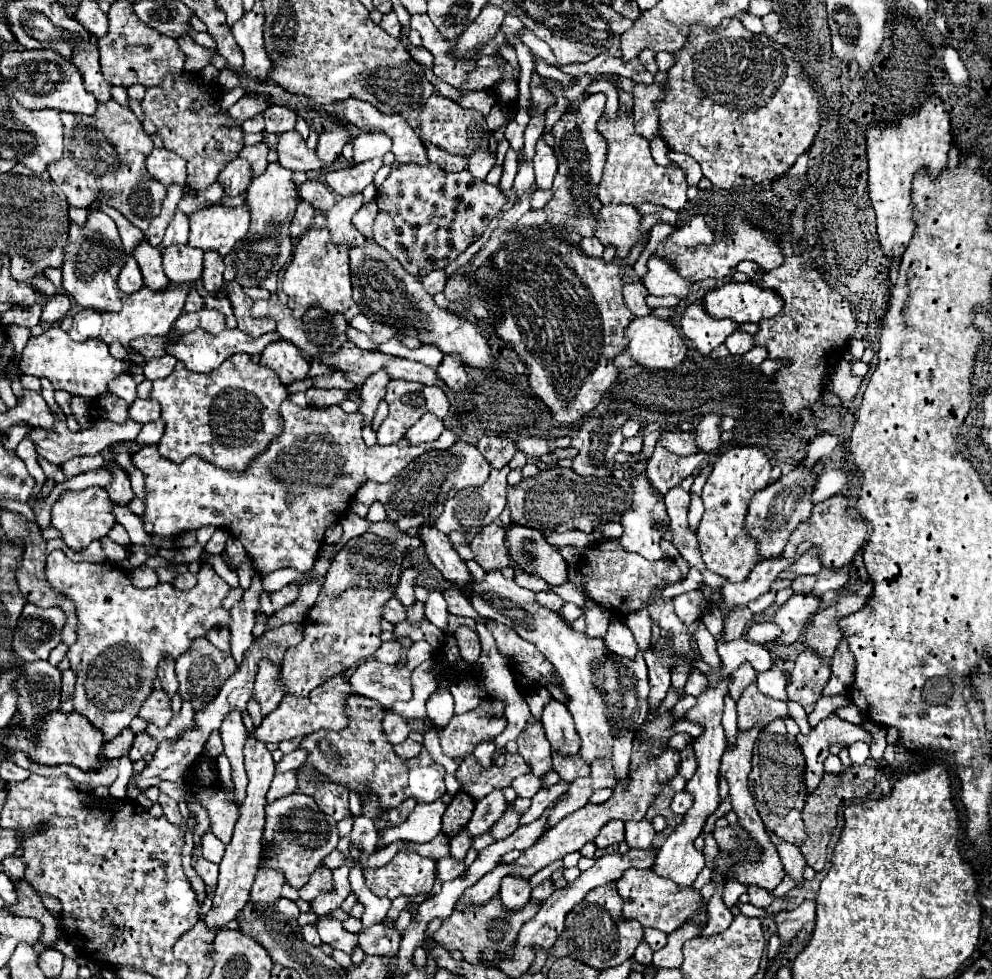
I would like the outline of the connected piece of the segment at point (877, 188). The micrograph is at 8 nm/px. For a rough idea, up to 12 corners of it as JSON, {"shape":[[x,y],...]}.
{"shape":[[938,97],[868,127],[868,193],[894,265],[912,237],[910,185],[948,165]]}

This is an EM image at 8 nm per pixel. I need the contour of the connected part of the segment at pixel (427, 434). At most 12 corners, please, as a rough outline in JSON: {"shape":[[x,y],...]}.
{"shape":[[434,415],[422,419],[406,431],[410,445],[434,441],[444,423]]}

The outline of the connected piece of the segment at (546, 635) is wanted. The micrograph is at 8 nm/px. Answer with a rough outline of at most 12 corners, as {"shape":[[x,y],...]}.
{"shape":[[486,571],[462,593],[556,667],[582,739],[626,785],[648,715],[644,651],[606,655],[532,591]]}

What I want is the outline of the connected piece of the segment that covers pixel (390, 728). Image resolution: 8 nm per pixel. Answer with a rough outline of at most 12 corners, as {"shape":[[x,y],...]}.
{"shape":[[384,715],[382,729],[392,745],[402,743],[410,729],[406,719]]}

